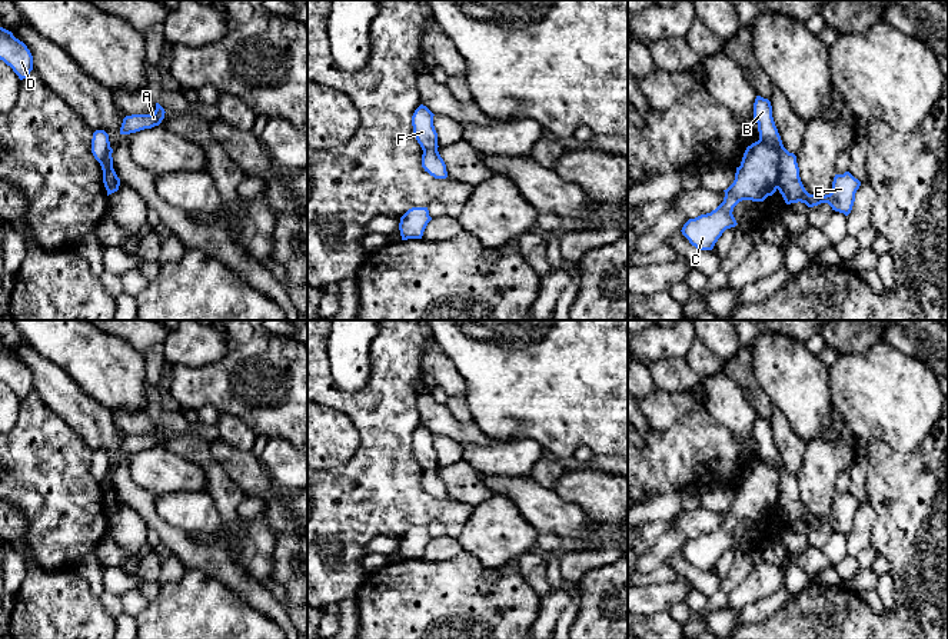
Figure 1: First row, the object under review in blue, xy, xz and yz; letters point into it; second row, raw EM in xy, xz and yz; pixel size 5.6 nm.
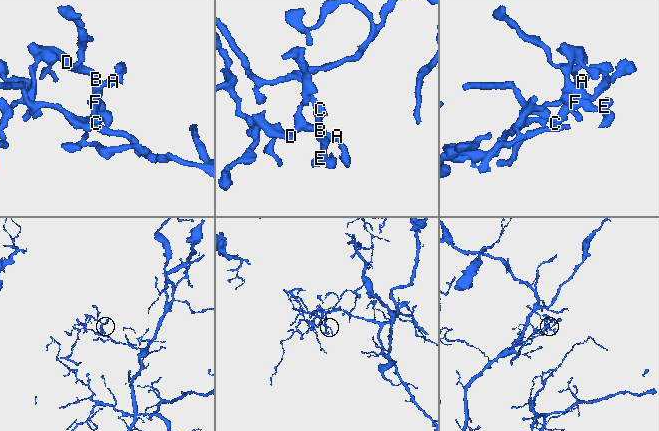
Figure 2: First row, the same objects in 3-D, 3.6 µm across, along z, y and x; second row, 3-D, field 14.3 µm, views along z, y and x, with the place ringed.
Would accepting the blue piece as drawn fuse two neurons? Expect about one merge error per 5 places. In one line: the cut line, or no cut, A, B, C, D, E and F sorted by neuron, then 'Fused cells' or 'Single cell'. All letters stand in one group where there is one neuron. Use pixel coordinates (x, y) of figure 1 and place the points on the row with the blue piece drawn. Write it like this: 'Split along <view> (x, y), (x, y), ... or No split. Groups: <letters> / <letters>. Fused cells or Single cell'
Split along yz (759, 139), (765, 140), (777, 153), (778, 187). Groups: A C F / B D E. Fused cells

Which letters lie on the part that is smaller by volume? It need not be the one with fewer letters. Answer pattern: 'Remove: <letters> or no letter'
Remove: B, D, E

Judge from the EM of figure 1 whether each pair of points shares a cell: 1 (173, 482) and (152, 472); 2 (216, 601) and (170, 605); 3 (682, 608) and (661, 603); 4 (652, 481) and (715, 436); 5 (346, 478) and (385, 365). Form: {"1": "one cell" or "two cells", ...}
{"1": "one cell", "2": "one cell", "3": "two cells", "4": "one cell", "5": "one cell"}

